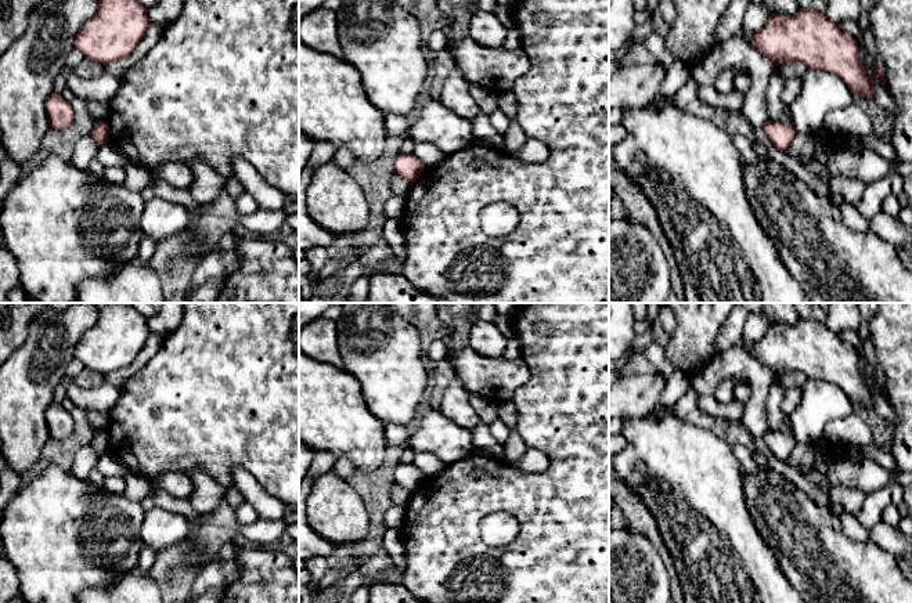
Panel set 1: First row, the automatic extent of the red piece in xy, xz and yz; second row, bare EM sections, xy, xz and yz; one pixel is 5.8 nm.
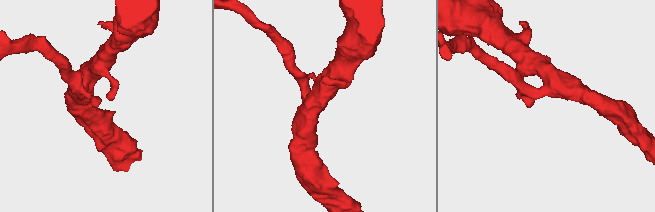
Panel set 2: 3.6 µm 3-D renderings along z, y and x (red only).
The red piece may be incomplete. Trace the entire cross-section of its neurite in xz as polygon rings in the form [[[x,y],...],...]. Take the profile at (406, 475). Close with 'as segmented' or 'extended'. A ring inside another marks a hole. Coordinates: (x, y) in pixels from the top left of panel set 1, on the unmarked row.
[[[400,462],[394,466],[394,481],[411,492],[414,492],[423,480],[423,473],[412,463]]]; as segmented

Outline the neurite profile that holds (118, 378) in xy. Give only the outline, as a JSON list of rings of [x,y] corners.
[[[151,333],[133,362],[122,369],[105,373],[104,383],[120,389],[133,375],[147,365],[147,362],[159,351],[161,346],[162,337]]]

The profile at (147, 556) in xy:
[[[143,544],[140,555],[138,555],[138,566],[137,570],[140,573],[148,574],[155,563],[156,553],[145,544]]]

